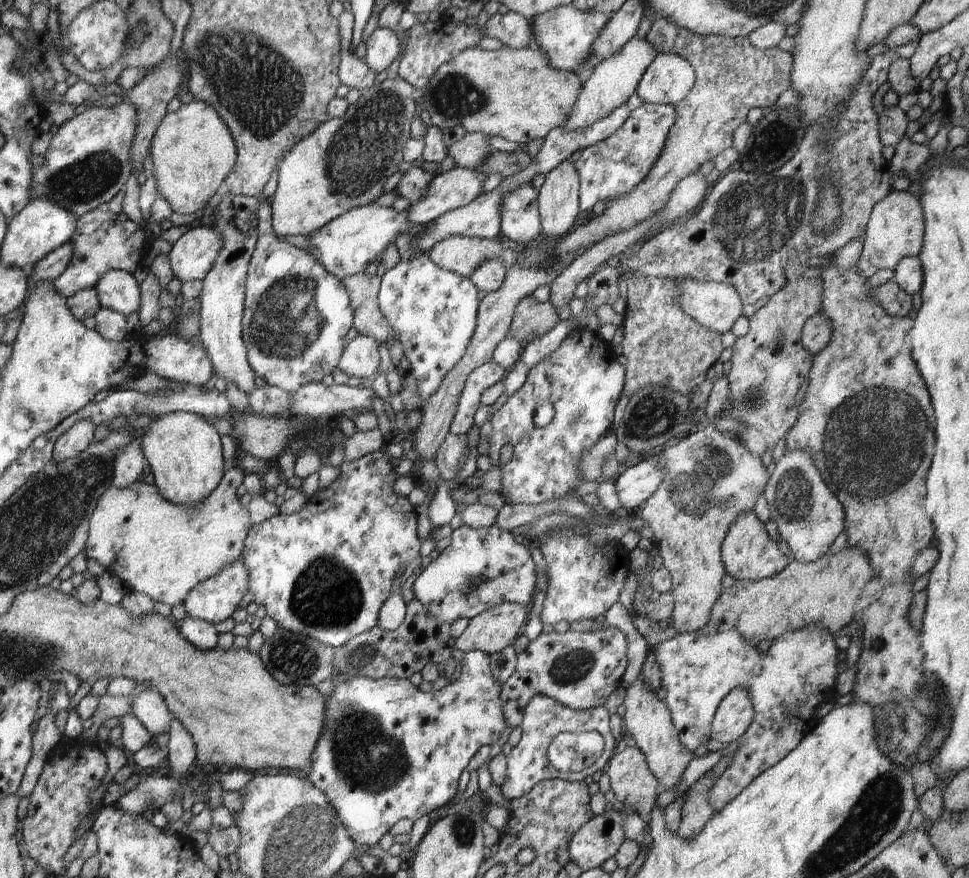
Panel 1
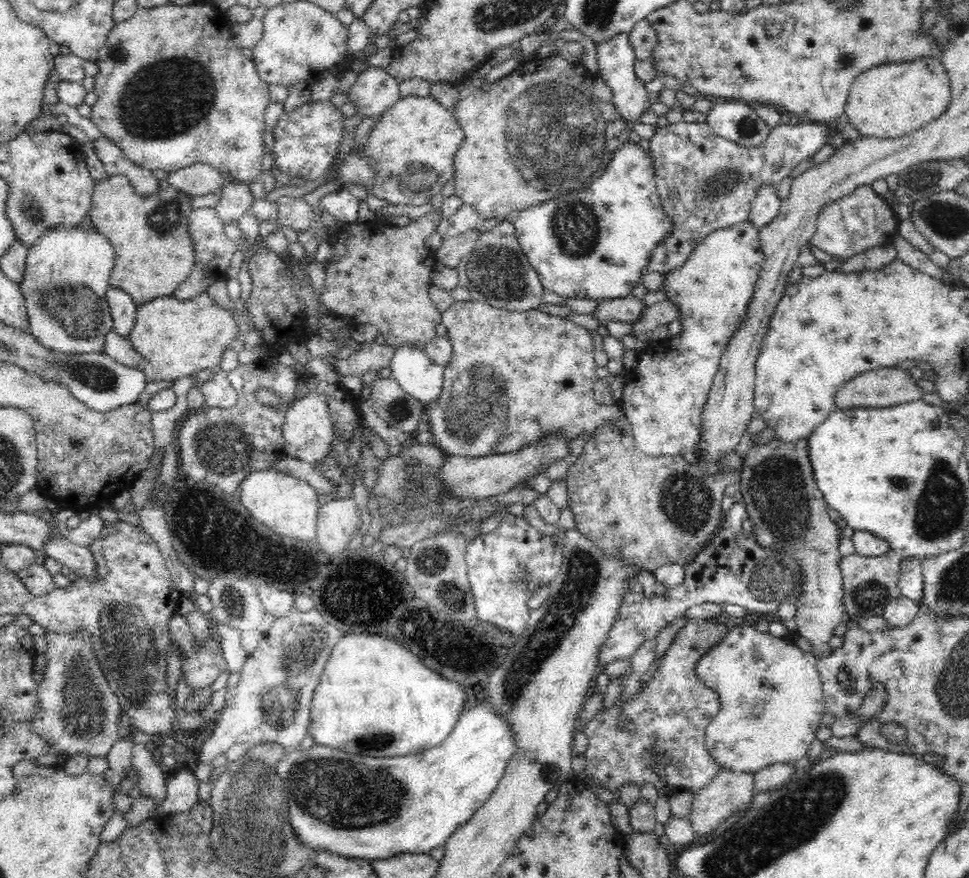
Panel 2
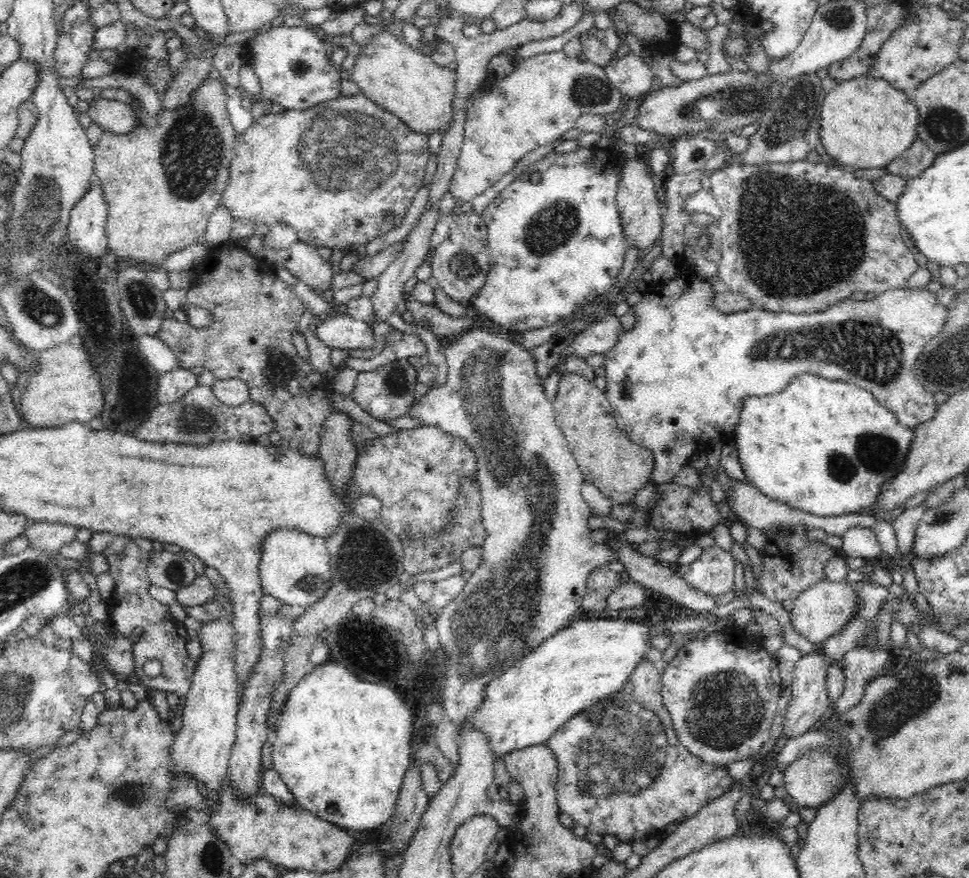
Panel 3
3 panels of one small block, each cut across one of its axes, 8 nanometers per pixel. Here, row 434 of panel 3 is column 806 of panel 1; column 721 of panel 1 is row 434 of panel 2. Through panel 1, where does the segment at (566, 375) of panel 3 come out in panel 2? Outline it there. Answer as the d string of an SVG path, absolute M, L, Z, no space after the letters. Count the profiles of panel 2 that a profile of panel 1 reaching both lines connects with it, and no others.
M623 415L620 420L599 427L594 437L587 440L565 481L568 508L574 513L578 531L603 550L605 556L621 558L640 569L655 572L665 564L685 566L710 542L716 528L724 522L724 490L740 478L740 471L736 474L733 470L710 475L698 463L691 464L682 455L644 454L636 446L630 422Z

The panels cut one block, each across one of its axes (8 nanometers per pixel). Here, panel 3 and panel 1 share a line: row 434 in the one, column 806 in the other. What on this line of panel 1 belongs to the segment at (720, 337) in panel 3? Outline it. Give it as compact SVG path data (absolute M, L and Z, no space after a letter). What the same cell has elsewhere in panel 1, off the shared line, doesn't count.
M808 624L799 630L784 632L766 652L745 642L736 630L712 635L700 634L699 631L676 634L672 640L666 640L654 647L654 658L660 666L660 684L667 690L663 702L670 712L672 724L678 730L678 740L682 742L682 746L686 746L686 750L698 750L698 746L702 746L703 742L710 742L710 728L714 722L715 711L734 688L744 688L750 696L754 719L746 733L738 740L738 749L732 762L708 792L708 802L712 804L715 813L720 812L728 802L732 802L762 772L786 758L805 734L814 728L819 720L815 714L816 708L819 708L826 698L830 698L828 694L832 692L838 678L839 654L833 635L822 624Z

